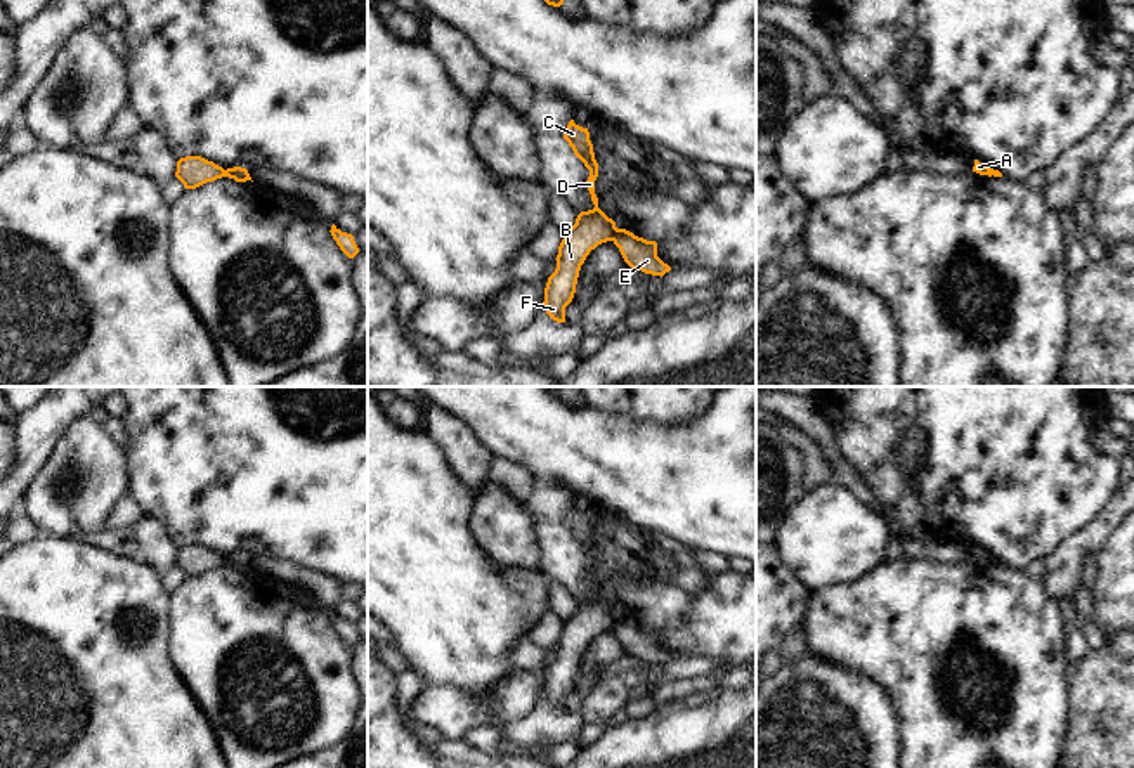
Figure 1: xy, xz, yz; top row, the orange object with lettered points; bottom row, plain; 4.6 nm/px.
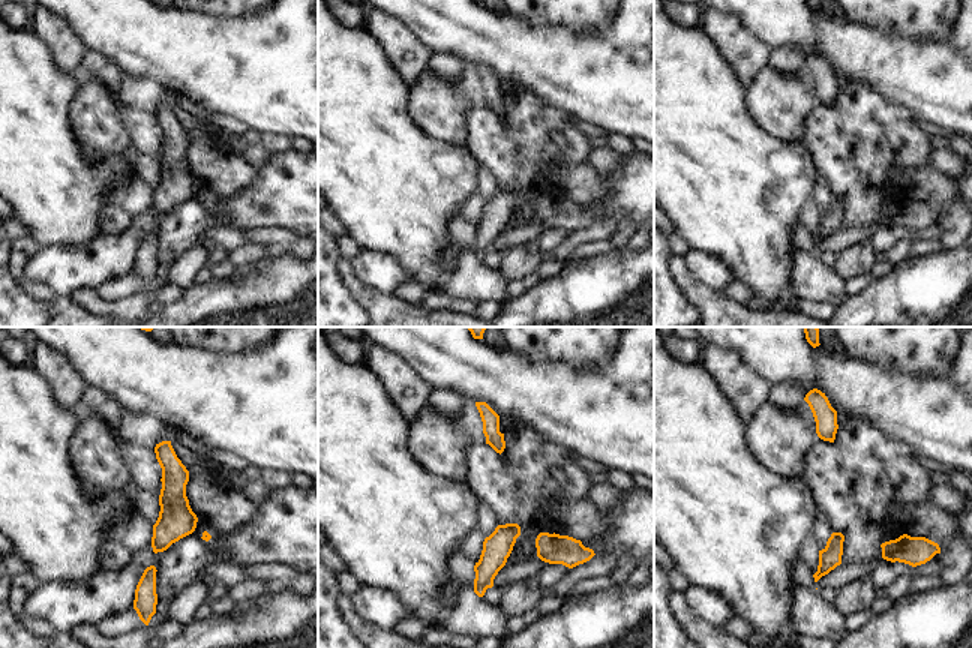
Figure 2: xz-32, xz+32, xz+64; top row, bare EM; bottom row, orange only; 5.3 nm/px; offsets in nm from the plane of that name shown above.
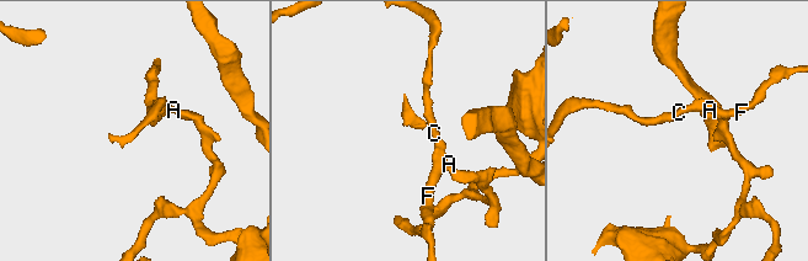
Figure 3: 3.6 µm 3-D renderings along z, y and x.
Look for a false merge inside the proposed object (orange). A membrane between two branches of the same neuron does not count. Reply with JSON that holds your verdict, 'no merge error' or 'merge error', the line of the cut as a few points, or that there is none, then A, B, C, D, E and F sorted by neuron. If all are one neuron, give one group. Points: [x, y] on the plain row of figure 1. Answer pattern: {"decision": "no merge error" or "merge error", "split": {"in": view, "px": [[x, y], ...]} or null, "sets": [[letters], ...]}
{"decision": "merge error", "split": {"in": "xz", "px": [[618, 618], [611, 628]]}, "sets": [["A", "B", "C", "D", "F"], ["E"]]}

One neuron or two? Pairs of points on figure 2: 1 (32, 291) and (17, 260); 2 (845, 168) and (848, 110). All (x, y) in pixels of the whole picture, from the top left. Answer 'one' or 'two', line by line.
1: one
2: one

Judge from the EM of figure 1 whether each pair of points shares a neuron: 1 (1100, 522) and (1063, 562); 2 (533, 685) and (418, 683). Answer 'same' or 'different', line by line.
1: same
2: different

